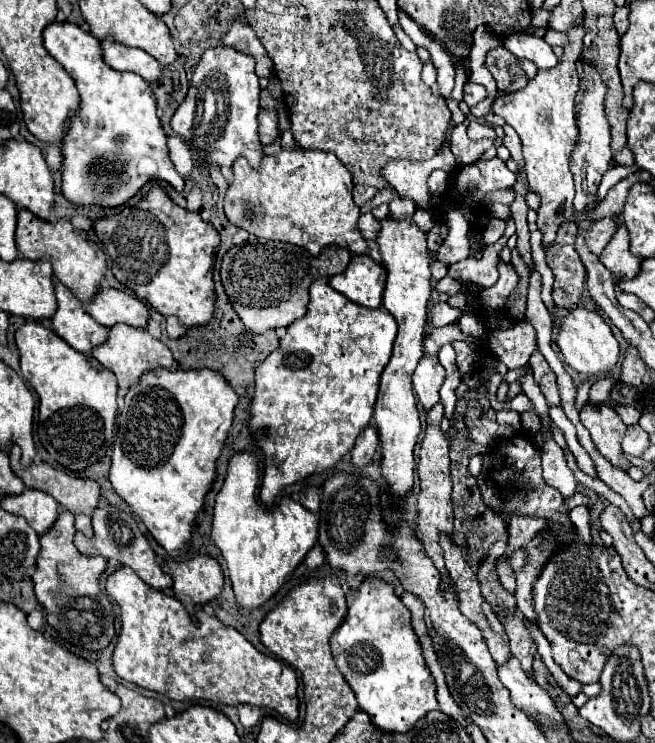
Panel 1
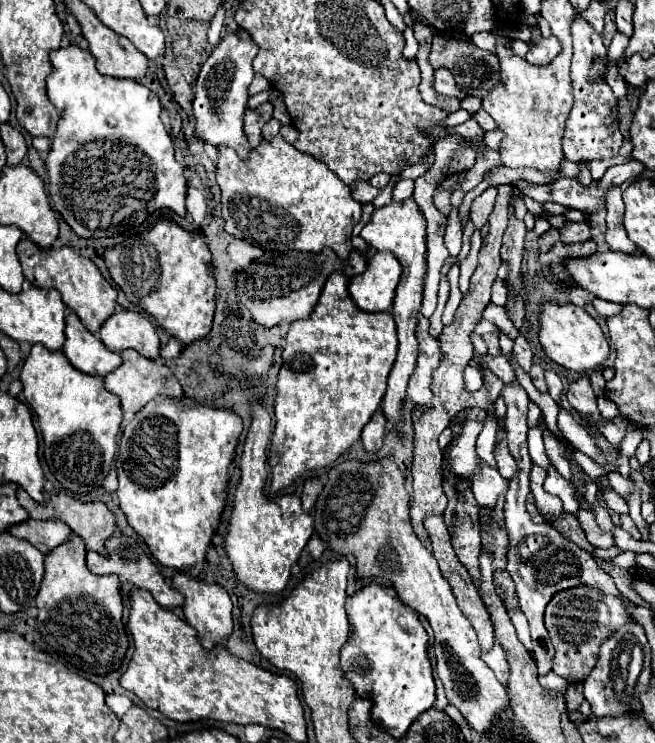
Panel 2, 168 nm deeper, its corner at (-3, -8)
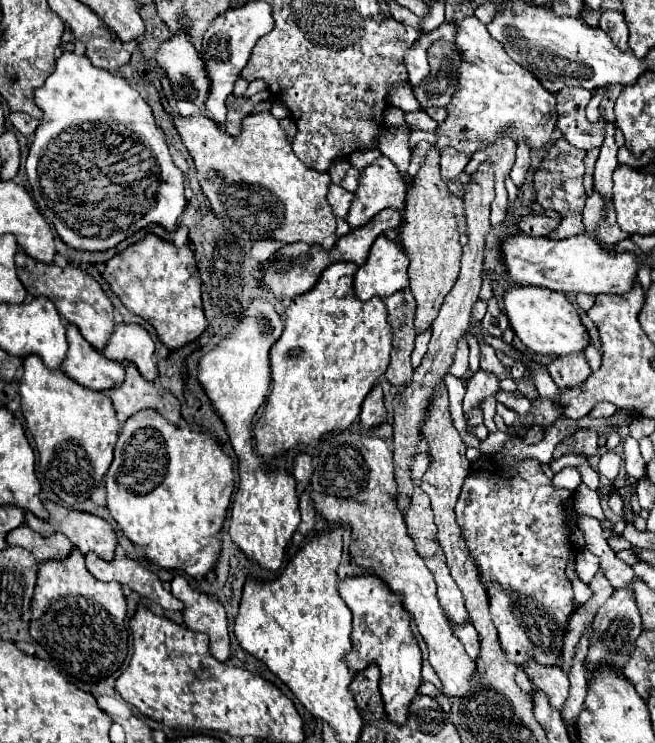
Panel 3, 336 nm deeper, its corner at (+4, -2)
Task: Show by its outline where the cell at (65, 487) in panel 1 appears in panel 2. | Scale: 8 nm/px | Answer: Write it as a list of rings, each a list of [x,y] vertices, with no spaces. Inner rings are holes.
[[[18,487],[16,491],[16,497],[20,501],[20,505],[28,511],[28,515],[32,519],[60,519],[64,521],[76,535],[80,535],[86,543],[86,549],[92,549],[92,551],[98,551],[100,555],[104,555],[104,541],[114,533],[116,529],[116,523],[114,523],[114,515],[112,511],[104,505],[104,503],[82,503],[80,499],[72,497],[72,495],[66,495],[66,493],[60,493],[60,491],[50,491],[48,495],[52,495],[54,499],[48,499],[44,503],[36,503],[22,487]]]

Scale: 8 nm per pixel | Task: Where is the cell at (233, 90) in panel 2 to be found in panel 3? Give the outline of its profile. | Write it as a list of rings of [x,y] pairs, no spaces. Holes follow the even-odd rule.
[[[247,1],[241,7],[219,13],[211,21],[209,29],[205,31],[201,55],[203,55],[207,73],[211,77],[211,91],[209,91],[209,101],[205,103],[205,115],[211,117],[217,125],[225,123],[225,113],[227,113],[225,99],[233,93],[233,83],[237,81],[241,69],[247,65],[253,45],[257,43],[259,37],[273,31],[273,25],[275,21],[271,15],[271,7],[265,1]]]

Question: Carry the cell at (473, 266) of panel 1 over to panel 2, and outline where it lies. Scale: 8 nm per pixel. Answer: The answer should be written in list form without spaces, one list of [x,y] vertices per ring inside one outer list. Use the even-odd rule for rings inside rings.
[[[496,279],[492,285],[492,303],[496,303],[496,305],[506,303],[506,283],[502,279]]]

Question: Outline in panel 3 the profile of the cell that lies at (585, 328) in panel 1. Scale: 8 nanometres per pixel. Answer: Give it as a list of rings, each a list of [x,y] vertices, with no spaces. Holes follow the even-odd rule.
[[[511,287],[503,293],[503,313],[509,319],[509,327],[539,355],[569,355],[579,353],[587,345],[587,329],[583,327],[575,307],[557,291],[545,287]]]

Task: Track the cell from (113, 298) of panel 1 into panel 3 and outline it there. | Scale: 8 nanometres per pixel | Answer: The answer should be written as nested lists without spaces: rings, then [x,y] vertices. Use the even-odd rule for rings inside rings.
[[[117,325],[115,333],[109,339],[109,345],[103,349],[103,355],[111,361],[121,363],[121,365],[133,363],[147,381],[155,381],[157,379],[157,367],[153,363],[153,351],[155,351],[155,343],[141,325]]]

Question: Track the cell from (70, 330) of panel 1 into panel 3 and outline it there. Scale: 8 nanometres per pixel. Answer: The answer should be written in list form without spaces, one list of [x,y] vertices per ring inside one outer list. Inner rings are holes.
[[[67,325],[67,341],[69,341],[67,359],[61,365],[61,371],[67,377],[71,377],[73,381],[87,389],[103,393],[125,381],[125,367],[117,365],[117,361],[105,359],[101,351],[93,349],[81,337],[77,327]]]

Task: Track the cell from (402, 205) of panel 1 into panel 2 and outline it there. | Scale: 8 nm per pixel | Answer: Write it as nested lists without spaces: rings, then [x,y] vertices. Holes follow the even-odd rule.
[[[402,179],[402,181],[394,187],[394,193],[392,193],[392,195],[394,195],[394,201],[396,201],[396,203],[410,199],[410,197],[414,195],[414,181]]]

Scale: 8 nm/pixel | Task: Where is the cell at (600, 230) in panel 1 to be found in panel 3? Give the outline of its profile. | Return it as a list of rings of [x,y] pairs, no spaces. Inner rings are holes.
[[[543,211],[543,213],[533,213],[523,217],[517,227],[519,231],[527,233],[531,231],[531,235],[549,235],[555,227],[559,225],[559,215],[555,211]]]

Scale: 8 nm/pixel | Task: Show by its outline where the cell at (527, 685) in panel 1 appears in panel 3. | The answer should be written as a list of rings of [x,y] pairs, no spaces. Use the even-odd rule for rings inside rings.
[[[449,621],[449,625],[451,625],[451,629],[453,629],[453,635],[463,643],[467,655],[469,655],[471,659],[475,659],[477,653],[479,653],[479,645],[477,645],[477,631],[473,629],[473,625],[469,625],[469,623],[455,625],[455,623],[451,623],[451,621]]]

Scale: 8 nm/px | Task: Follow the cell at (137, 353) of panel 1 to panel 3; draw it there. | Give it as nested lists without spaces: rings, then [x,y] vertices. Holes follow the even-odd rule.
[[[125,365],[125,385],[113,389],[109,393],[109,399],[113,401],[113,407],[117,411],[117,419],[123,423],[131,415],[135,415],[141,409],[155,409],[161,413],[169,423],[183,427],[183,419],[179,413],[179,401],[167,391],[167,389],[157,389],[155,383],[145,381],[135,365]]]

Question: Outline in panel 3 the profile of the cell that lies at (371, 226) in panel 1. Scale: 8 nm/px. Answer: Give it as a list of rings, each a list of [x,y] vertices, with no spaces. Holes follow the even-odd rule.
[[[331,183],[331,185],[329,185],[329,193],[327,193],[327,201],[333,205],[331,209],[333,209],[333,213],[335,213],[337,217],[347,219],[347,211],[349,211],[349,205],[351,205],[351,201],[353,201],[353,193],[349,193],[349,191],[345,191],[343,187]]]

